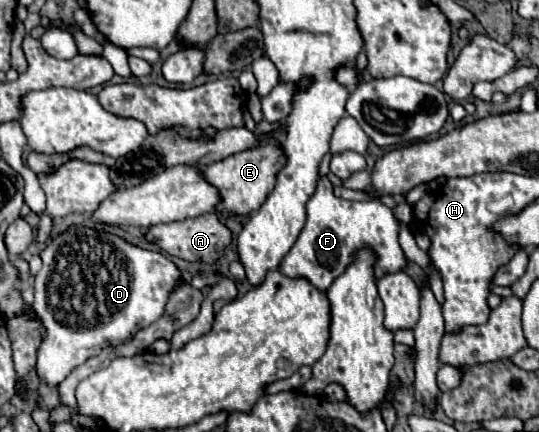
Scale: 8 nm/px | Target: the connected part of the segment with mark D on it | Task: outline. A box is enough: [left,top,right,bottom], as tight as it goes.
[32,226,182,386]

